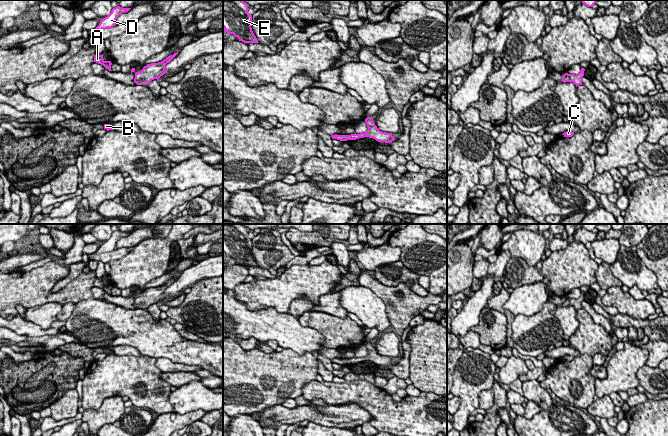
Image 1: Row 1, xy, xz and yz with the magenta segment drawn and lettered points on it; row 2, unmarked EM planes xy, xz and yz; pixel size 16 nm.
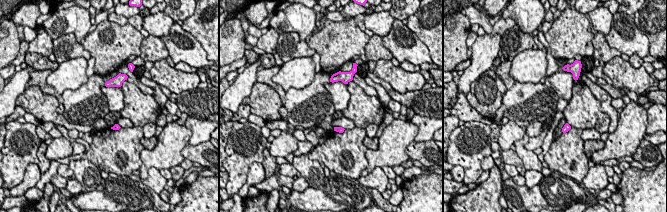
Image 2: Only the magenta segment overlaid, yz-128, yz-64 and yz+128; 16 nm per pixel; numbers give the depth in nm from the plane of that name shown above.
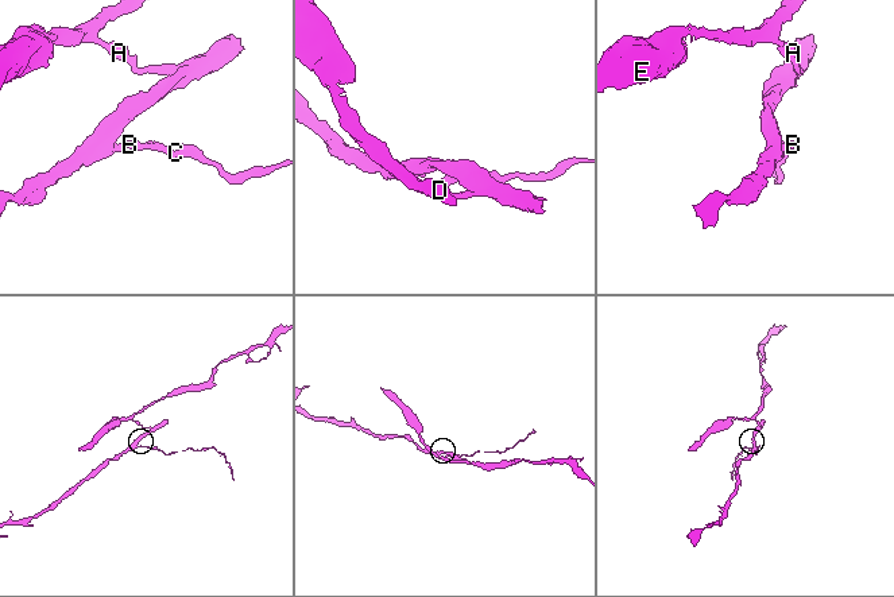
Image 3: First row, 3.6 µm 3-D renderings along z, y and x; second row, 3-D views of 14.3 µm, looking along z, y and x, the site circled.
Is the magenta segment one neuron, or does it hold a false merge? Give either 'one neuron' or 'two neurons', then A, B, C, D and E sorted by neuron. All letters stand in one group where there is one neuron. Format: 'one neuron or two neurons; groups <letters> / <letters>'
two neurons; groups A D E / B C

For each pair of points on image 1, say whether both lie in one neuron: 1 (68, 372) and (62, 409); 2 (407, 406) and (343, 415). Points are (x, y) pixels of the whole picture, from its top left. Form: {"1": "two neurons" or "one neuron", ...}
{"1": "two neurons", "2": "two neurons"}

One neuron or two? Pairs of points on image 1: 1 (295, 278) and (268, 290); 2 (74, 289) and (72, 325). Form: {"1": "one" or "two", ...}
{"1": "one", "2": "two"}

